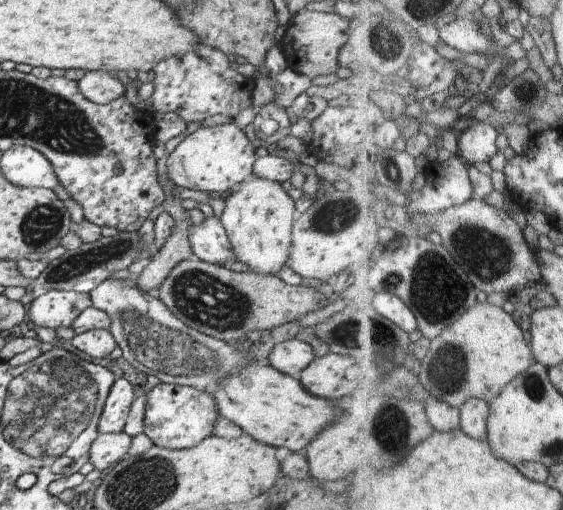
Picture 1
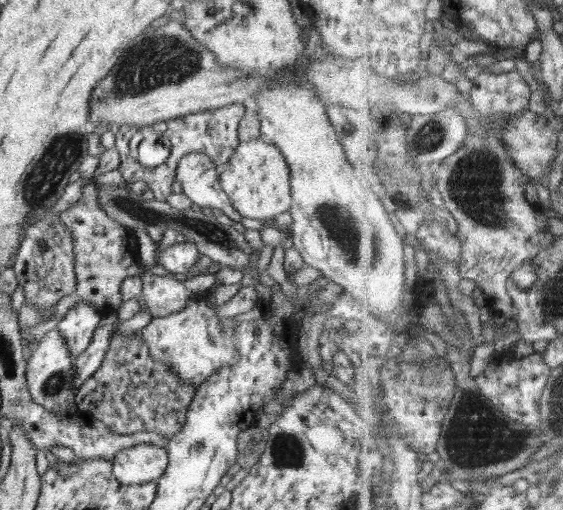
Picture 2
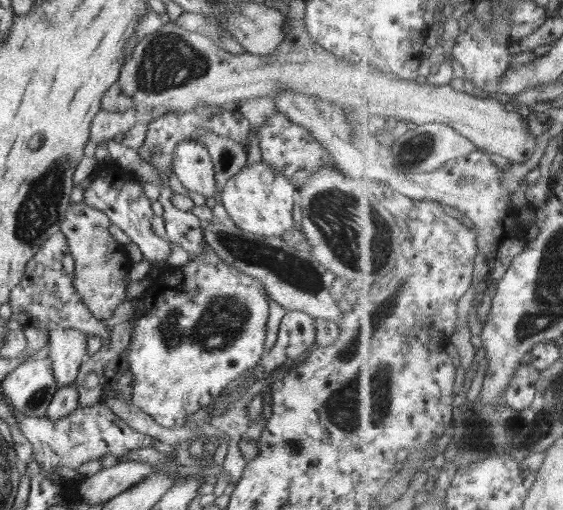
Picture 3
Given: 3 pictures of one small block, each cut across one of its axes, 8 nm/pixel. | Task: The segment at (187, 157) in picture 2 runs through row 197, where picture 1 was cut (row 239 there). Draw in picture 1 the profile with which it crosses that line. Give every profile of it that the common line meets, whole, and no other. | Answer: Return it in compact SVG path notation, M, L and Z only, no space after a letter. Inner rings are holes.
M206 217L200 224L192 223L189 240L195 258L215 265L236 263L236 254L219 217Z

